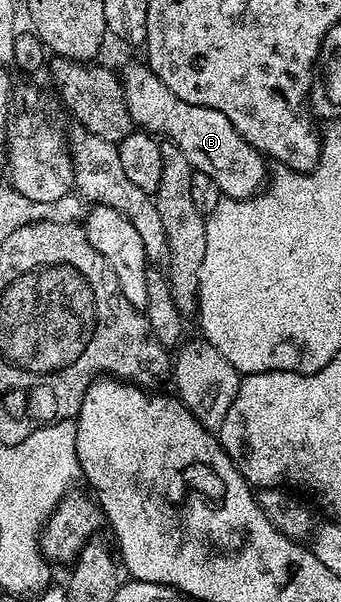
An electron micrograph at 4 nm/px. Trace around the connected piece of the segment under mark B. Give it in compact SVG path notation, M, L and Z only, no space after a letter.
M144 64L128 66L124 74L122 70L122 83L133 123L153 136L178 144L193 171L210 176L210 180L218 184L223 197L255 198L261 193L266 182L265 155L255 150L236 131L234 124L222 116L222 112L202 104L186 104L186 100L178 100L178 96L174 96L174 92L170 92L170 88L166 88L156 73Z

